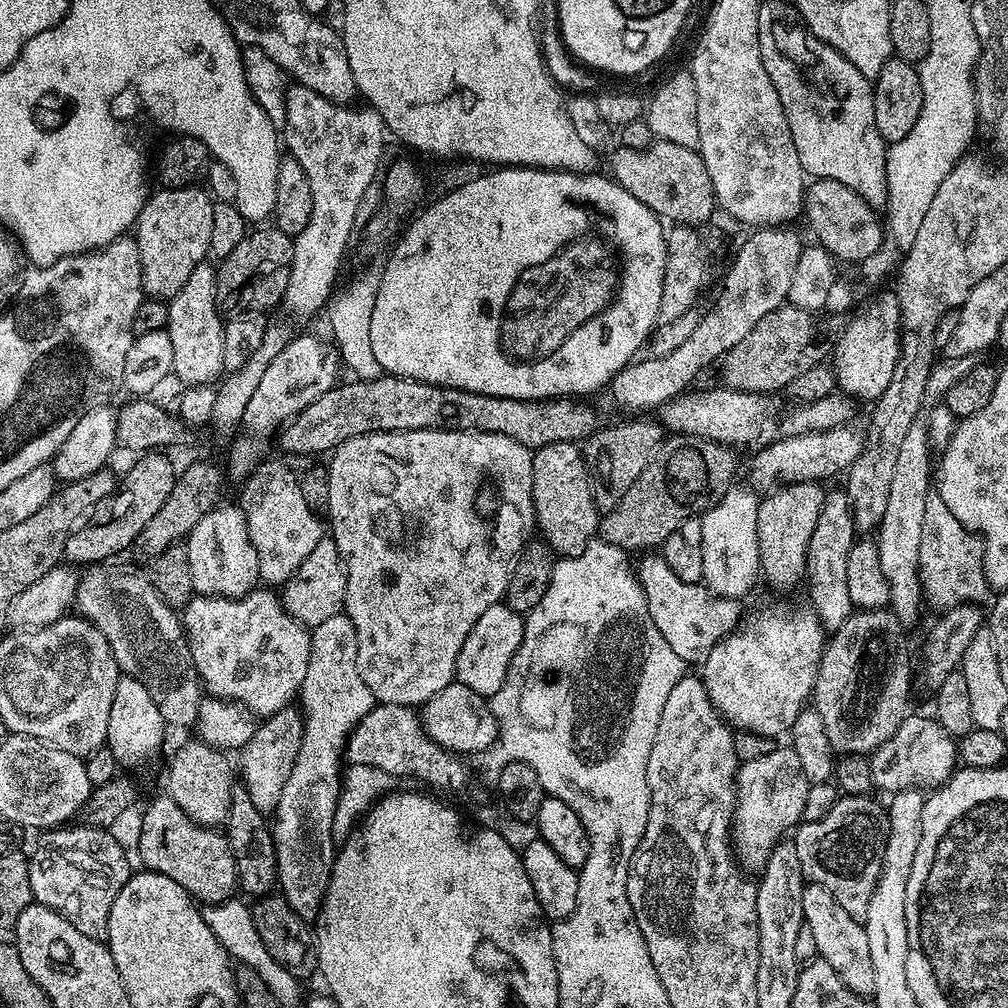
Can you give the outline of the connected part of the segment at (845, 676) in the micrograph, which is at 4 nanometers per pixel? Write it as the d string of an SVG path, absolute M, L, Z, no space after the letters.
M888 608L856 610L825 643L812 700L815 712L826 722L833 753L867 757L909 716L908 683L912 676L914 680L914 668L912 672L904 632L905 625Z

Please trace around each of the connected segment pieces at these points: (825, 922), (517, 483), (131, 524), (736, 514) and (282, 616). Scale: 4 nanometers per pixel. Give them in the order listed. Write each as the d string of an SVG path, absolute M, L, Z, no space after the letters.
M805 883L802 894L804 923L808 924L814 933L816 955L819 959L830 962L830 966L834 966L838 978L842 978L842 982L846 982L846 986L854 990L854 994L875 997L874 965L870 958L870 942L866 938L864 925L840 905L834 892L832 896L831 890L823 888L820 884L823 883Z
M371 432L342 442L342 446L338 446L336 451L331 453L326 465L330 484L326 520L330 525L331 538L338 546L340 558L344 561L344 570L348 574L344 612L350 622L354 622L358 642L356 665L362 674L362 682L370 686L373 701L401 704L407 708L422 706L430 698L434 698L438 690L446 690L446 686L455 681L458 650L462 650L466 634L474 630L474 622L482 618L484 611L490 610L490 606L501 603L507 597L508 581L512 578L514 565L536 528L532 452L522 446L522 442L514 442L514 438L506 438L493 432Z
M153 450L141 455L140 460L129 470L118 484L118 491L111 497L110 505L112 509L108 512L108 520L103 518L88 524L78 534L66 542L64 560L72 566L100 566L111 556L116 556L119 552L131 549L135 545L138 534L142 534L142 526L162 510L162 505L166 503L166 498L170 498L170 490L174 490L174 482L178 475L178 468L175 468L167 460L165 453L160 450Z
M733 486L721 500L716 501L707 512L699 517L702 522L702 574L703 585L714 596L724 596L727 600L744 598L756 584L756 576L761 575L758 554L758 506L760 500L751 487Z
M257 590L239 600L196 594L182 609L188 649L207 695L235 700L257 718L272 716L299 697L312 641L311 631L285 610L283 599L275 591L264 591L268 592Z

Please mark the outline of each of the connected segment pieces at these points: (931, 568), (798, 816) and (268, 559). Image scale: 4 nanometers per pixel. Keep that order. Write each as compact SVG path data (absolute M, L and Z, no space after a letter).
M937 492L929 493L923 511L919 566L922 598L934 612L962 604L983 604L990 595L988 579L985 578L984 541L954 518Z
M790 746L764 752L739 765L730 840L741 869L749 868L753 874L764 871L774 846L801 823L808 785L806 774L802 774L802 762L798 762L798 754Z
M265 459L243 481L244 493L238 499L238 504L244 510L248 533L254 548L258 550L261 581L268 586L283 586L298 570L298 566L306 562L314 546L318 546L326 534L326 524L314 510L310 510L302 498L300 476L296 472L292 473L282 461L272 459Z

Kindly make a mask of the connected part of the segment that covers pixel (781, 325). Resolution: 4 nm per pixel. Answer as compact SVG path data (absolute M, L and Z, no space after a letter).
M786 302L778 310L766 314L766 318L762 318L762 322L758 322L758 326L754 326L754 330L750 330L750 334L746 334L746 338L742 338L742 342L738 342L738 346L734 346L724 355L722 358L722 365L724 364L723 383L739 392L779 393L790 382L794 382L794 378L798 378L798 374L825 363L833 355L845 323L843 315L826 311L802 310Z

